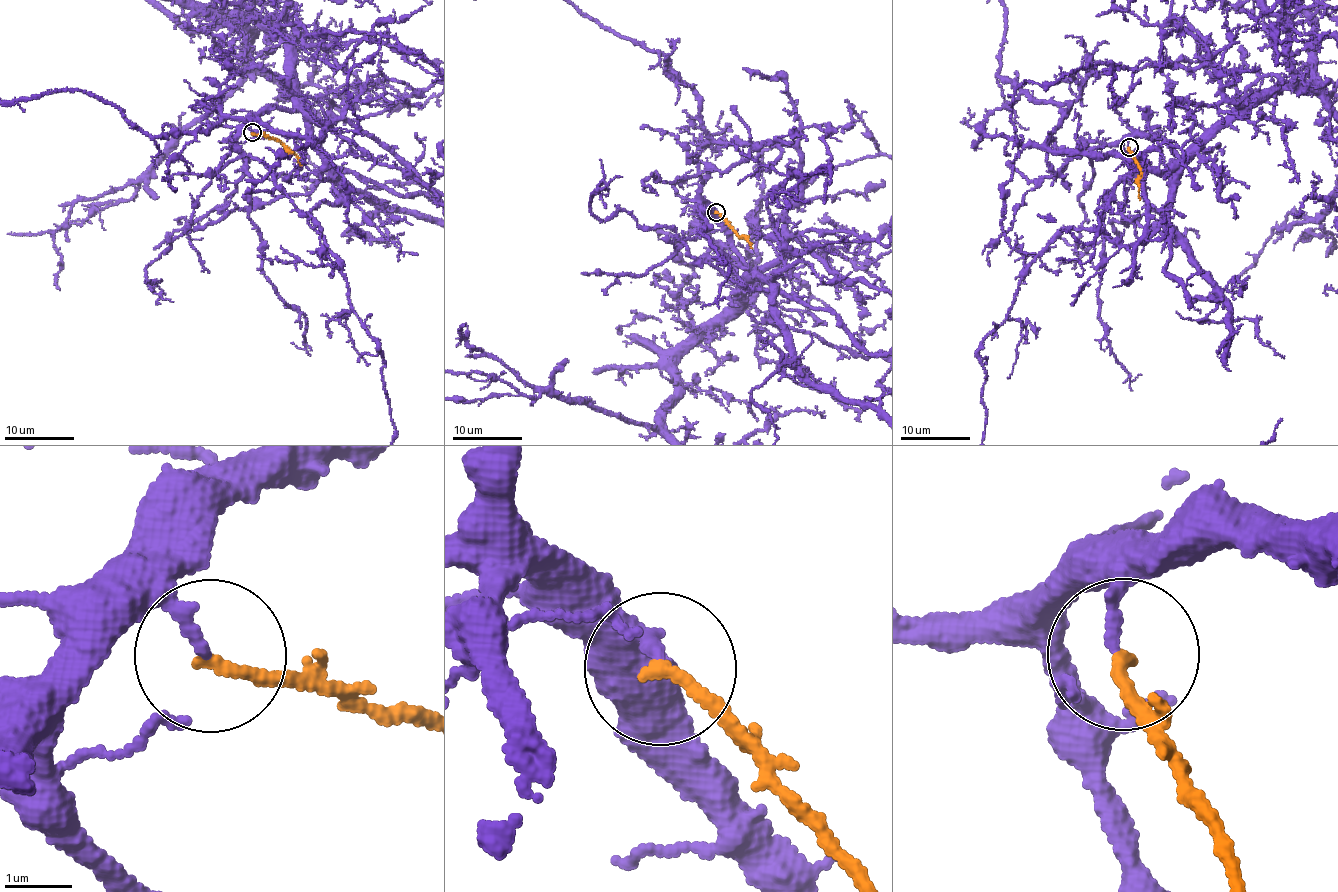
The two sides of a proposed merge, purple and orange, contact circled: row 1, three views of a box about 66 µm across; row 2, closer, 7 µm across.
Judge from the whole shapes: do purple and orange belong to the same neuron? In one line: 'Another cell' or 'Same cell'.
Another cell

